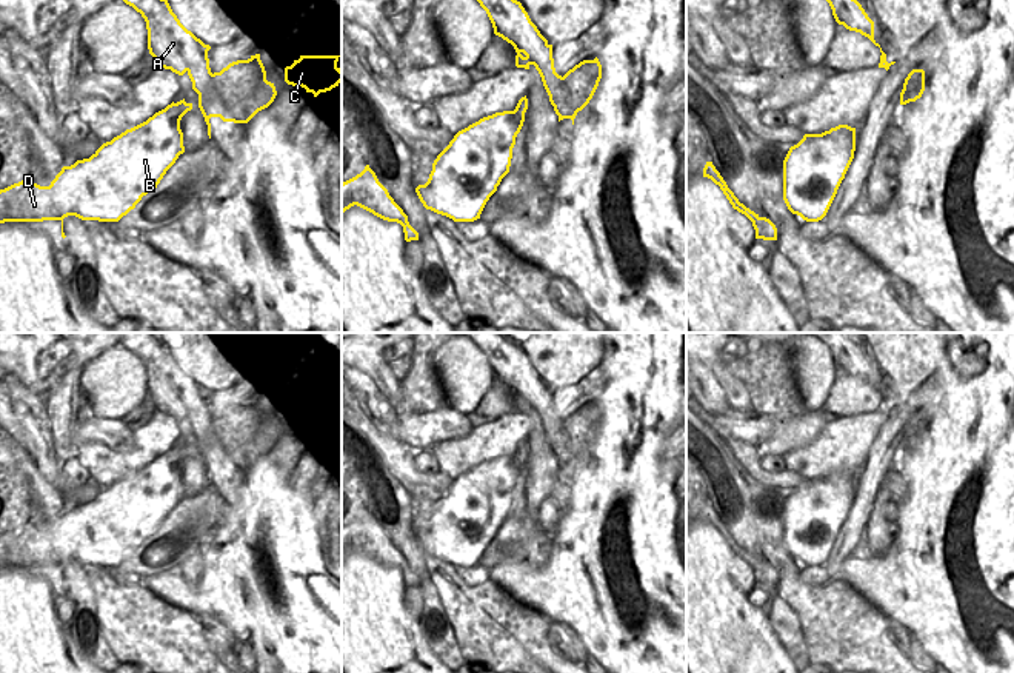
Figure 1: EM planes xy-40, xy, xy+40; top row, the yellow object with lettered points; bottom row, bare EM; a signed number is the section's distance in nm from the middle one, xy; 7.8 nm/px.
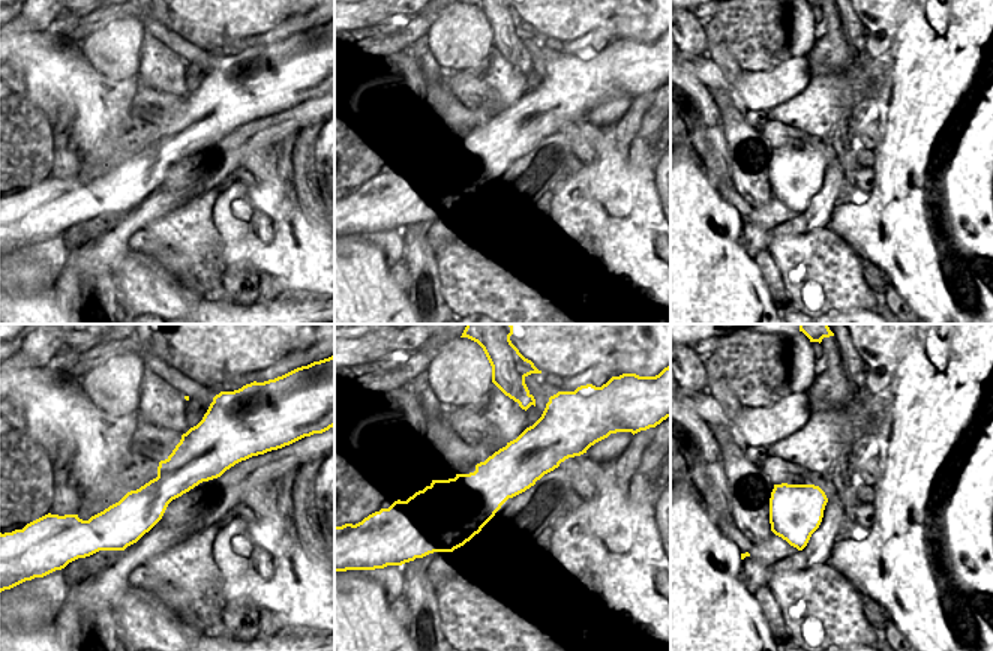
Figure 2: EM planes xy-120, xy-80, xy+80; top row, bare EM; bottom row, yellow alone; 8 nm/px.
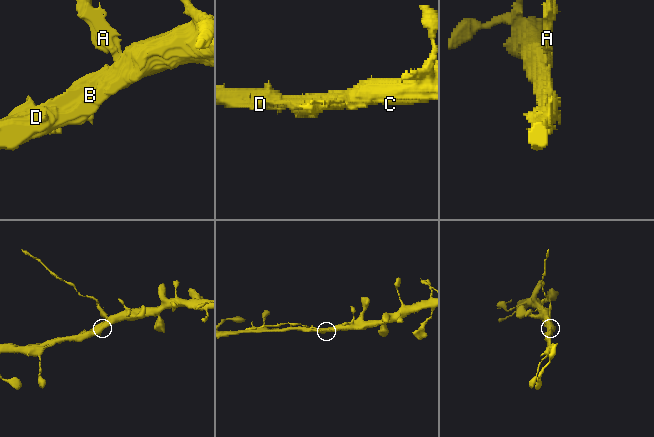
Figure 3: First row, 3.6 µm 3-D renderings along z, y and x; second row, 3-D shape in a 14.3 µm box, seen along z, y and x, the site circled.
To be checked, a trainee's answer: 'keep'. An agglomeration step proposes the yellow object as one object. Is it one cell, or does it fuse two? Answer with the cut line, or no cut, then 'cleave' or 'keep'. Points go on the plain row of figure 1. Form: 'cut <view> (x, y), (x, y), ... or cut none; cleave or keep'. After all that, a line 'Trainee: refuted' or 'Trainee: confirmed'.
cut xy (560, 422), (565, 444), (573, 453), (567, 462); cleave
Trainee: refuted

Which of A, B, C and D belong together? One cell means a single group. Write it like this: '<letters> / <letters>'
A / B C D

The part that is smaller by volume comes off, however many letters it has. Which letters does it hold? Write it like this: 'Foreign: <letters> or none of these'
Foreign: A.

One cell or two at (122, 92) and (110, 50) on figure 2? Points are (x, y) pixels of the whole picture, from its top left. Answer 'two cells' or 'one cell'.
two cells

